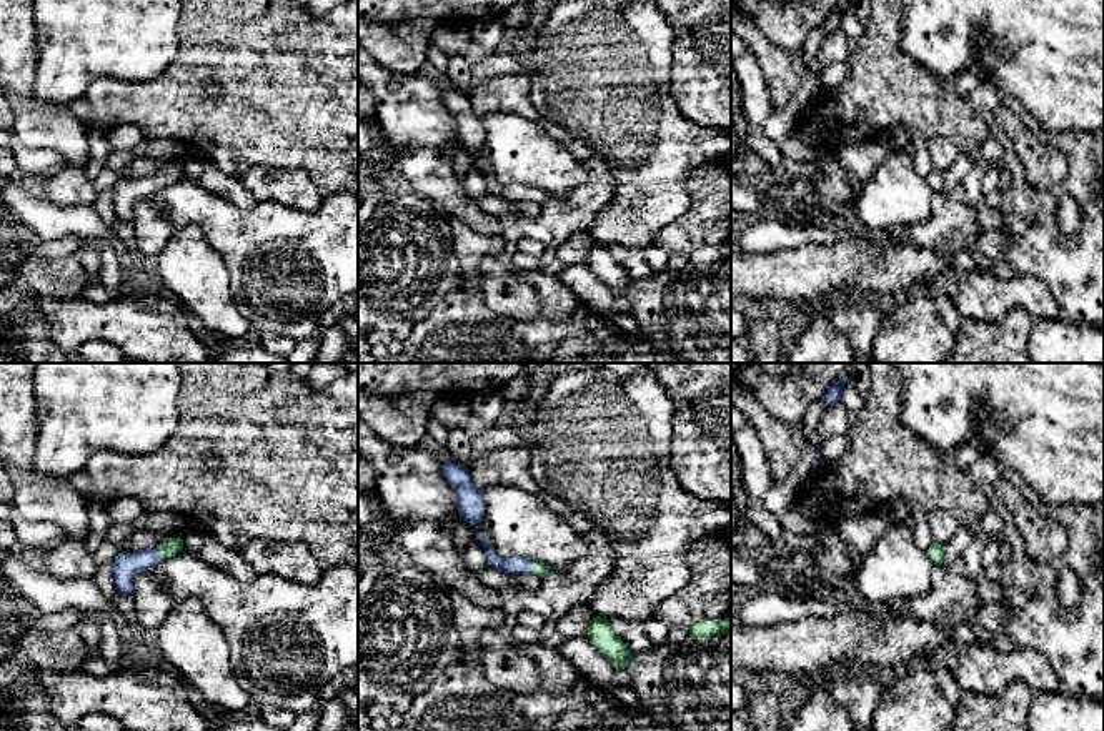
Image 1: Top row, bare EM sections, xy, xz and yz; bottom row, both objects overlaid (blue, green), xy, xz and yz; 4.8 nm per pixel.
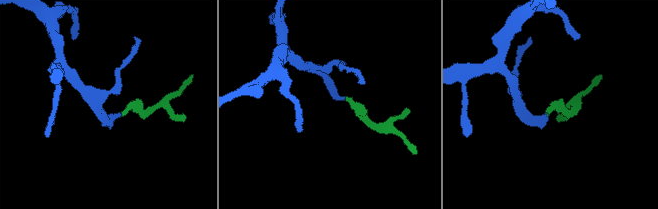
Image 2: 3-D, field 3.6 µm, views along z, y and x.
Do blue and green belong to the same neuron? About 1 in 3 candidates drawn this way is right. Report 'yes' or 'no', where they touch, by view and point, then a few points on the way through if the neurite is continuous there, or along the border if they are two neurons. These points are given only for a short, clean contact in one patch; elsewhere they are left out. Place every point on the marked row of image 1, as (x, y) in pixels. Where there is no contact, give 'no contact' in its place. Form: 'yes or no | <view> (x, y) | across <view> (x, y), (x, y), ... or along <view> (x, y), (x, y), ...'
yes | xz (532, 568) | across xz (515, 565), (532, 568), (540, 570)

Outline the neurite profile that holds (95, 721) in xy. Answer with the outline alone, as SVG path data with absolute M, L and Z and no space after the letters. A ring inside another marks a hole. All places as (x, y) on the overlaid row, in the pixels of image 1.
M90 713L78 721L75 731L125 731L125 729L112 716L102 713Z

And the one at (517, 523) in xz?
M511 485L481 490L486 513L480 523L466 523L473 540L480 530L500 558L520 556L566 571L586 554L583 535L576 533L538 493Z

